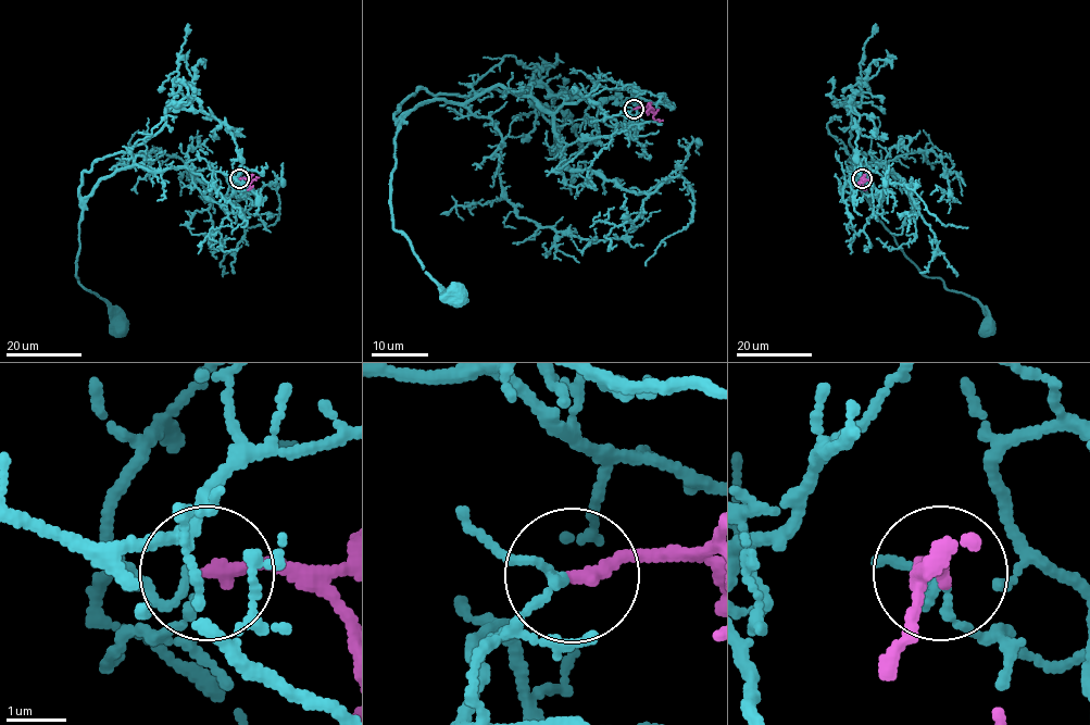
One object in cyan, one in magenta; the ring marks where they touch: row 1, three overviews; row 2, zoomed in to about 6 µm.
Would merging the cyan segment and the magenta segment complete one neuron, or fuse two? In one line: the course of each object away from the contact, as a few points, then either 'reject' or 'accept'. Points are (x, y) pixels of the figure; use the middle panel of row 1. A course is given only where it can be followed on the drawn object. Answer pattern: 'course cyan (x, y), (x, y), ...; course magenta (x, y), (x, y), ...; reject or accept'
course cyan (634, 109), (624, 128), (565, 147), (554, 119), (500, 86), (405, 117), (392, 226), (456, 295); course magenta (634, 109), (649, 108), (654, 119), (663, 120); reject

